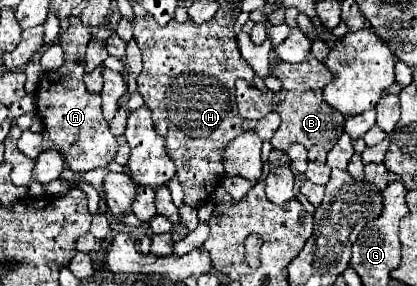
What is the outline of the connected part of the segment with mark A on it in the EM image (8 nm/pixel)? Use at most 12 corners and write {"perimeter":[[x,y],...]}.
{"perimeter":[[69,18],[65,62],[35,90],[37,116],[73,172],[107,168],[117,140],[83,82],[91,28]]}

